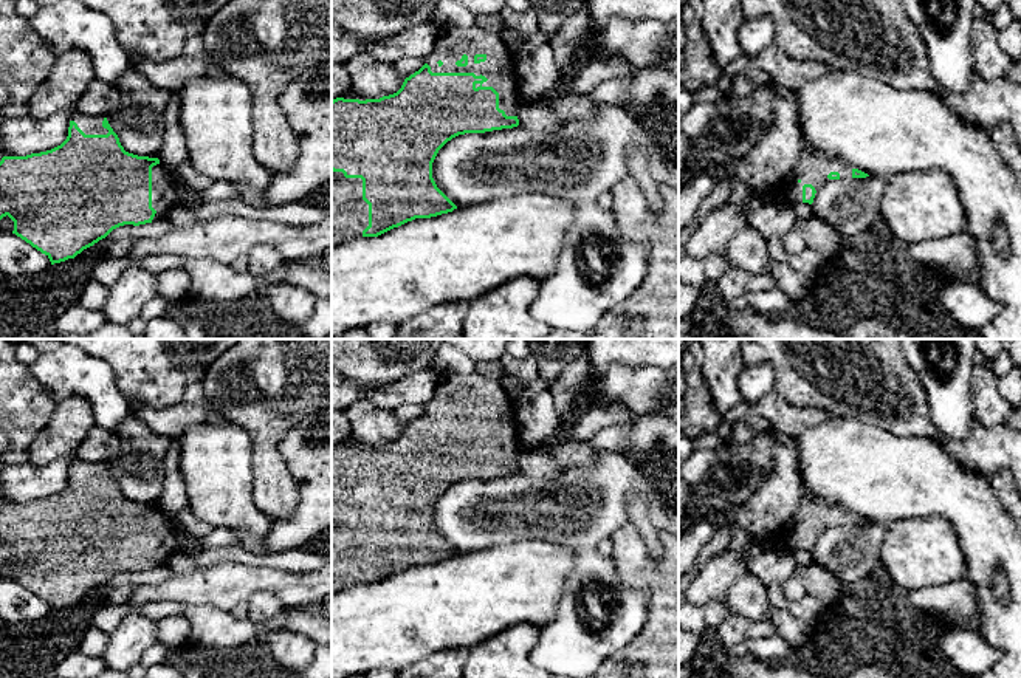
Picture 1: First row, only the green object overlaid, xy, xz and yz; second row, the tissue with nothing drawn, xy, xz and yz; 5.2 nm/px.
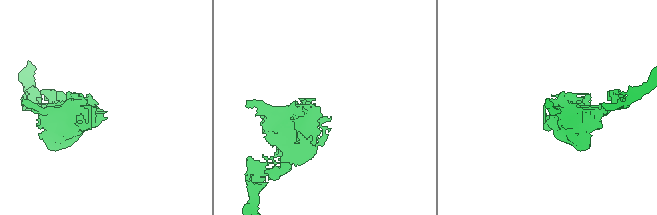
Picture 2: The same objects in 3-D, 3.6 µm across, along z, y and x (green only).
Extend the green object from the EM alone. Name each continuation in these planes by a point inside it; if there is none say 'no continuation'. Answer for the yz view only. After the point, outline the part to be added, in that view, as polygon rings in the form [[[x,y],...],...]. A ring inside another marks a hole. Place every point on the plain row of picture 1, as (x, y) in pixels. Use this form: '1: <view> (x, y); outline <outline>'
1: yz (814, 514); outline [[[804,495],[799,509],[792,515],[789,523],[772,539],[772,545],[795,553],[803,550],[803,532],[812,531],[815,537],[829,528],[827,522],[838,519],[841,526],[852,525],[852,514],[843,508],[820,500],[816,497]]]

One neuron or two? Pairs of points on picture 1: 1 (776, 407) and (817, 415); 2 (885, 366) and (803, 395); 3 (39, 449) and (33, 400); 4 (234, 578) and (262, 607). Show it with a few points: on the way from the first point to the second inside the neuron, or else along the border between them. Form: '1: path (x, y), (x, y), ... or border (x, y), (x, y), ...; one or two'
1: path (786, 415), (807, 415); one
2: path (865, 366), (832, 366), (823, 375); one
3: border (58, 403), (50, 423), (25, 452); two
4: border (247, 602), (254, 593), (271, 592), (285, 606); two

